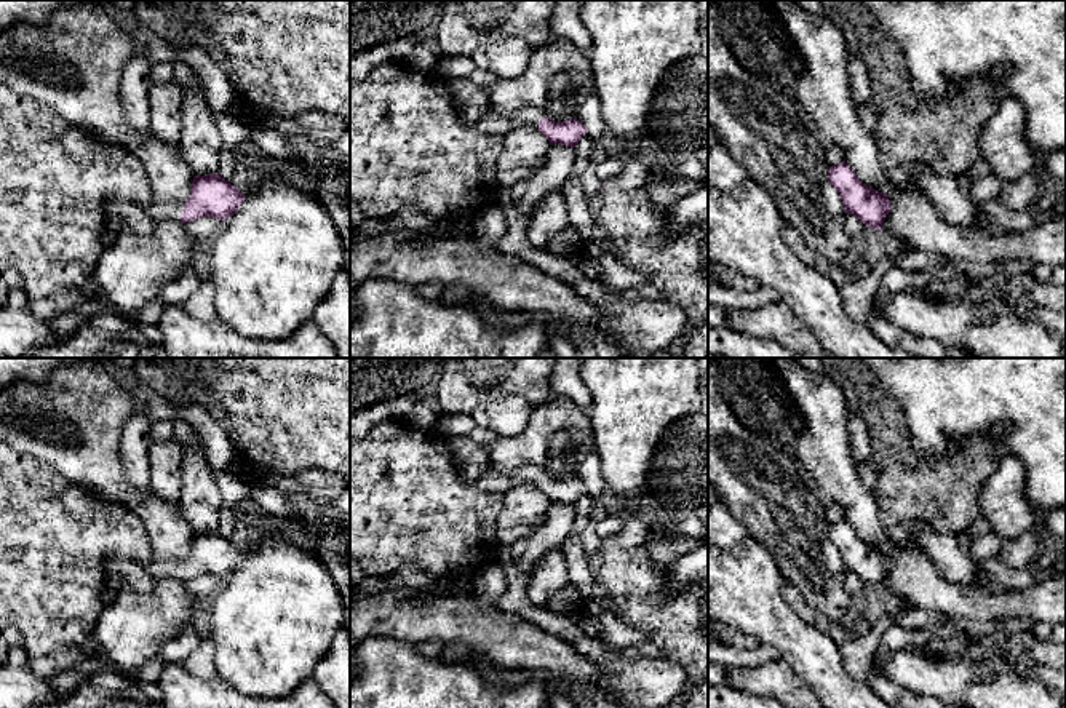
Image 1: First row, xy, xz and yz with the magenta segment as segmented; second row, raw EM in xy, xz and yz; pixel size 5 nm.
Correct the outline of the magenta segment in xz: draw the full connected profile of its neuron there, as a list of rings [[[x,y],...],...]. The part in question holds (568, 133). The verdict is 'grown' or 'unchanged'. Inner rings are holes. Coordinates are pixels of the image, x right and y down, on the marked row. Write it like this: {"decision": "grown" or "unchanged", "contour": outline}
{"decision": "grown", "contour": [[[487,104],[476,126],[491,136],[503,137],[508,129],[521,125],[534,125],[550,144],[561,144],[566,147],[577,147],[582,136],[587,133],[585,125],[574,118],[566,121],[553,121],[542,109],[526,107],[511,113],[497,113]]]}

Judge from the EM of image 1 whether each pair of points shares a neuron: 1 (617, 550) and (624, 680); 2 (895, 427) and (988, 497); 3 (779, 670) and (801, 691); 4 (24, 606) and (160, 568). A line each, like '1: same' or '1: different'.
1: different
2: different
3: same
4: different

